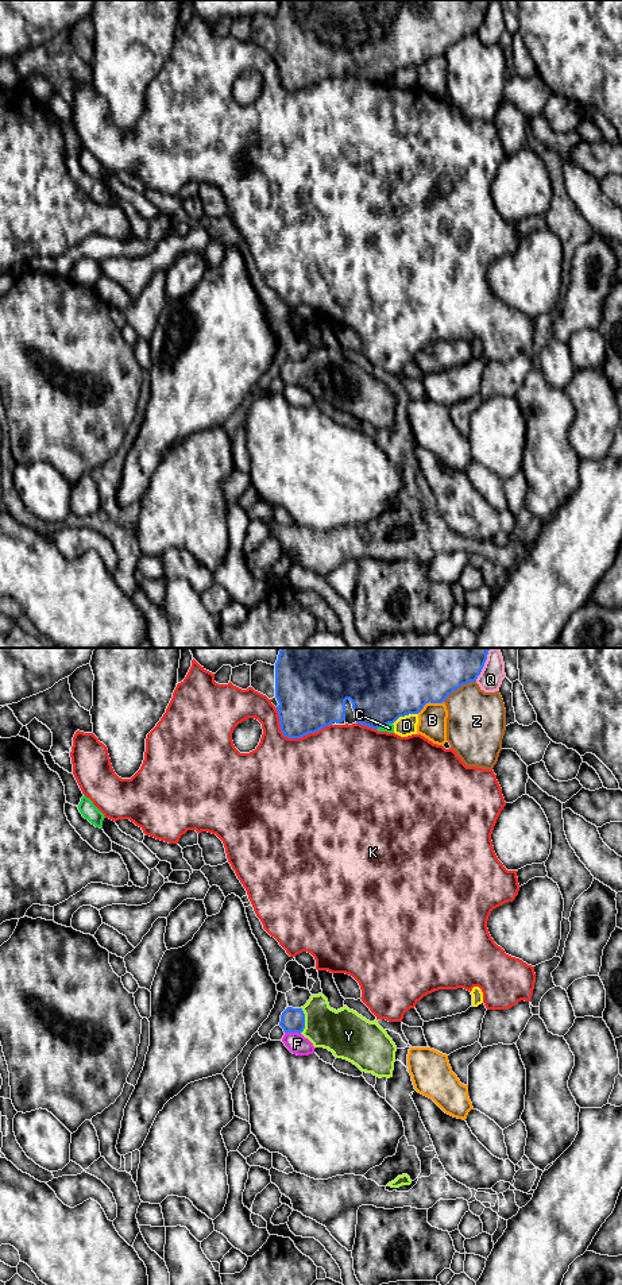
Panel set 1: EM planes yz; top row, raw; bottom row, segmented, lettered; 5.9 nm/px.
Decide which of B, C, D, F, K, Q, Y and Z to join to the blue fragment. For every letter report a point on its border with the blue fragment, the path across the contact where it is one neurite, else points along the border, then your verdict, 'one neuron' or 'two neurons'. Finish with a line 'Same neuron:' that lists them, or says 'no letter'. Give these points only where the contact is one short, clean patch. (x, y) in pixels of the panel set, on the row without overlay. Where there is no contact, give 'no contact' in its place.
B: contact yz (429, 53); two neurons
C: contact yz (383, 77); two neurons
D: contact yz (405, 66); two neurons
F: contact yz (293, 384); two neurons
K: contact yz (294, 89); two neurons
Q: contact yz (483, 18); two neurons
Y: contact yz (304, 373); way yz (293, 371), (304, 373), (344, 384); one neuron
Z: contact yz (458, 39); two neurons
Same neuron: Y

